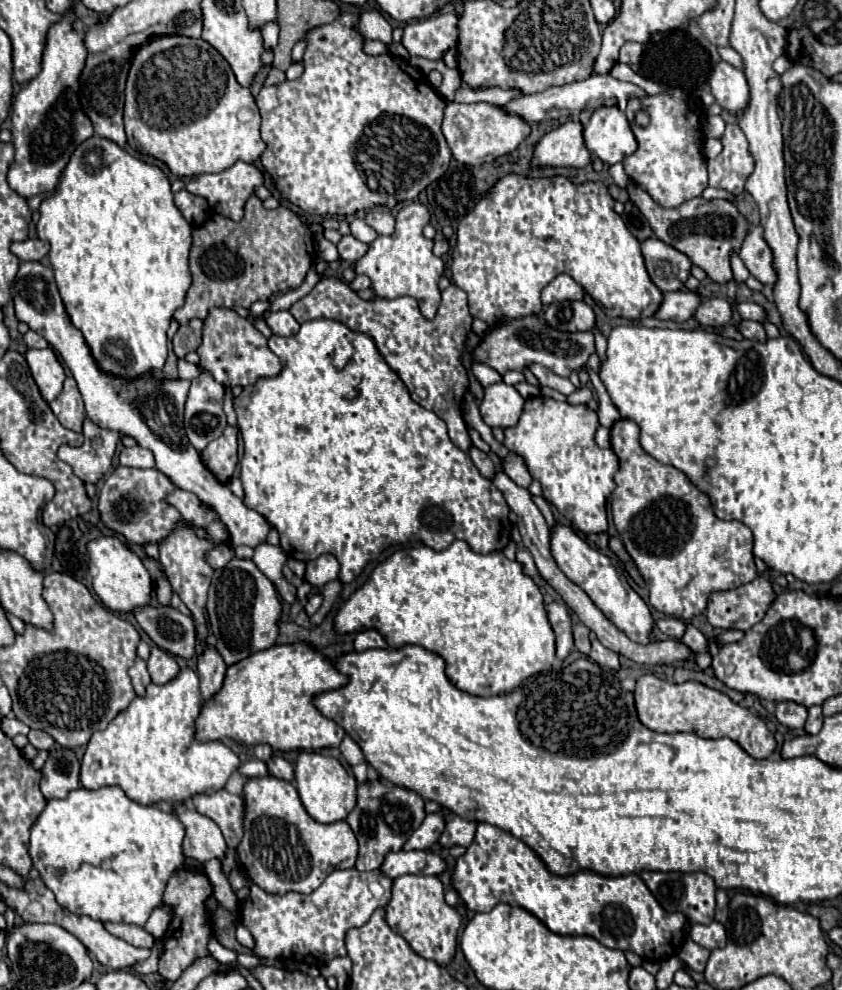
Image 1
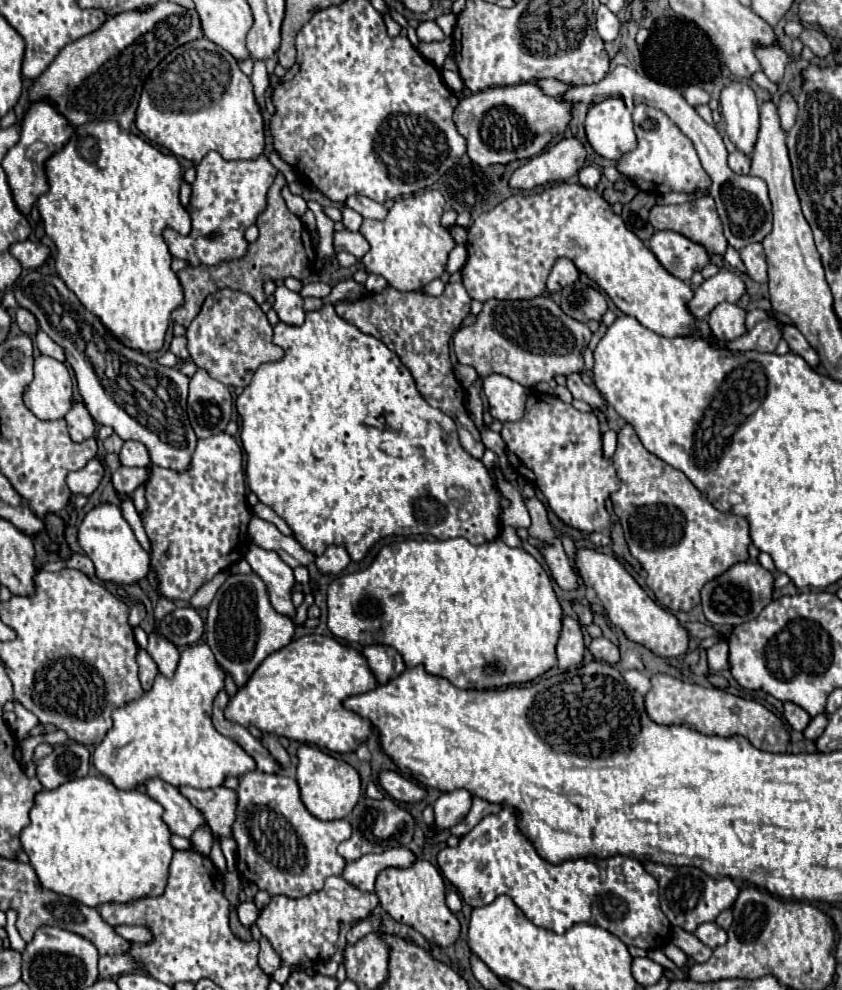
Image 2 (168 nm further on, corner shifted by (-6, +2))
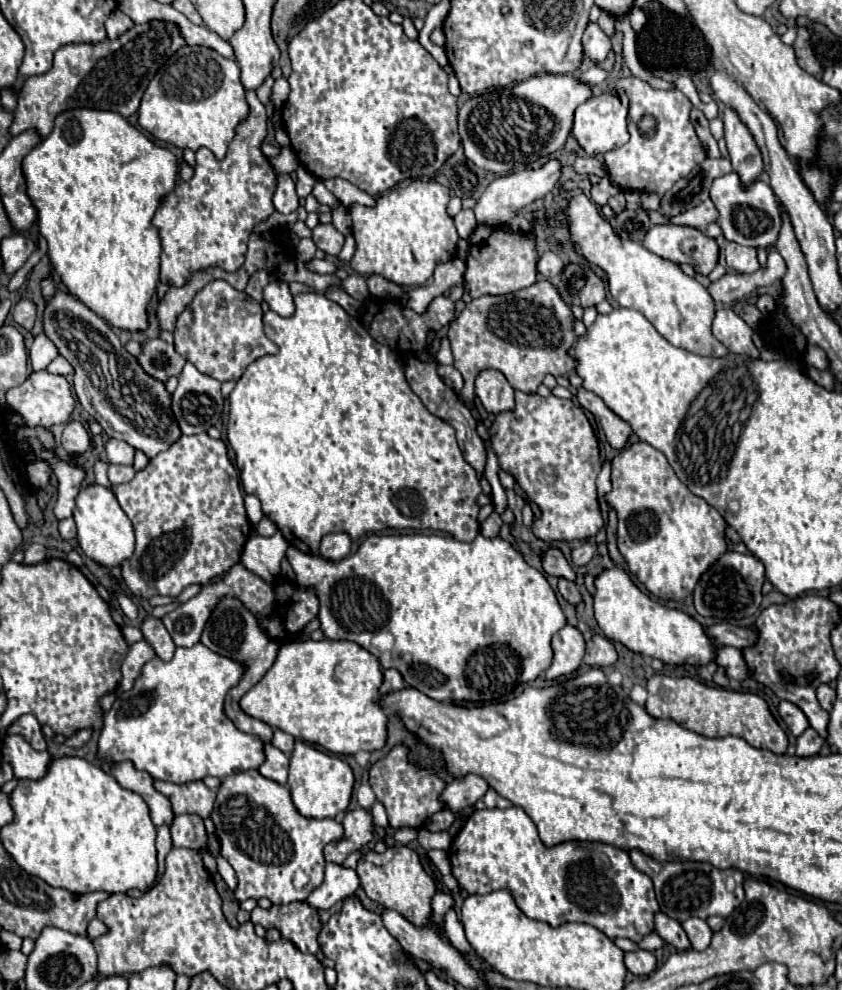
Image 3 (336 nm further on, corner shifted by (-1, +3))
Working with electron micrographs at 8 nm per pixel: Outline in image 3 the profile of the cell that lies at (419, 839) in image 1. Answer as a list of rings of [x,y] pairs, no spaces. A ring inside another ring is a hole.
[[[467,774],[463,778],[455,778],[441,794],[441,800],[447,804],[447,810],[451,812],[459,812],[463,808],[467,808],[469,804],[475,804],[479,798],[485,796],[485,792],[489,790],[489,784],[475,776],[475,774]]]

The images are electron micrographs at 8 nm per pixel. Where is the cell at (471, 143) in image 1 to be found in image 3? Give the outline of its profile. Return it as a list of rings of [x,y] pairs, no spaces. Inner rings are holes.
[[[541,74],[513,88],[499,88],[469,98],[459,108],[459,136],[465,156],[479,168],[511,174],[557,150],[563,150],[573,126],[573,112],[593,96],[591,84],[567,74]]]

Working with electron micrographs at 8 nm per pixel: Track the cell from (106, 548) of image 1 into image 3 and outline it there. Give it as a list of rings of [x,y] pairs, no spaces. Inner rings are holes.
[[[89,484],[81,488],[81,492],[75,498],[73,518],[77,522],[77,540],[81,550],[99,562],[105,568],[119,566],[123,560],[127,560],[135,550],[135,536],[133,536],[133,524],[119,506],[115,494],[101,486],[101,484]]]

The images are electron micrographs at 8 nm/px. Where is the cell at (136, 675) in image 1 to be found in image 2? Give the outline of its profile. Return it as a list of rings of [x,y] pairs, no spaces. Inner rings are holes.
[[[144,649],[138,651],[138,665],[140,665],[142,689],[148,691],[148,689],[152,689],[152,681],[154,681],[154,677],[158,675],[158,667],[156,667],[156,663],[152,661],[152,657],[150,657]]]

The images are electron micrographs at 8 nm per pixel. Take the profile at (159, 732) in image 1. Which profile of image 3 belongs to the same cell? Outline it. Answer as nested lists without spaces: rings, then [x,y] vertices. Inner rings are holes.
[[[201,642],[193,648],[177,648],[169,662],[155,656],[143,666],[143,672],[139,680],[135,680],[133,688],[121,692],[109,714],[105,714],[99,736],[99,756],[107,762],[131,760],[137,770],[151,774],[155,780],[175,784],[203,780],[205,776],[225,778],[235,772],[259,768],[265,760],[265,742],[257,736],[239,732],[223,712],[225,696],[235,684],[239,684],[243,672],[243,664],[211,652]]]

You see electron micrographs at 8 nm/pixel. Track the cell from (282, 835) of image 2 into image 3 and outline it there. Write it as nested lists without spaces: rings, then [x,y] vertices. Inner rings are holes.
[[[259,770],[237,772],[237,774],[227,776],[221,782],[217,790],[215,808],[211,812],[211,820],[215,824],[217,838],[221,842],[221,856],[233,866],[237,874],[235,898],[239,902],[249,900],[249,898],[255,898],[255,900],[269,898],[273,904],[289,904],[289,902],[305,900],[323,882],[323,868],[325,868],[323,846],[343,836],[343,826],[331,818],[315,820],[315,818],[301,816],[291,802],[289,790],[269,778],[263,778]],[[297,870],[303,870],[309,876],[309,884],[301,890],[293,886],[293,876]]]

